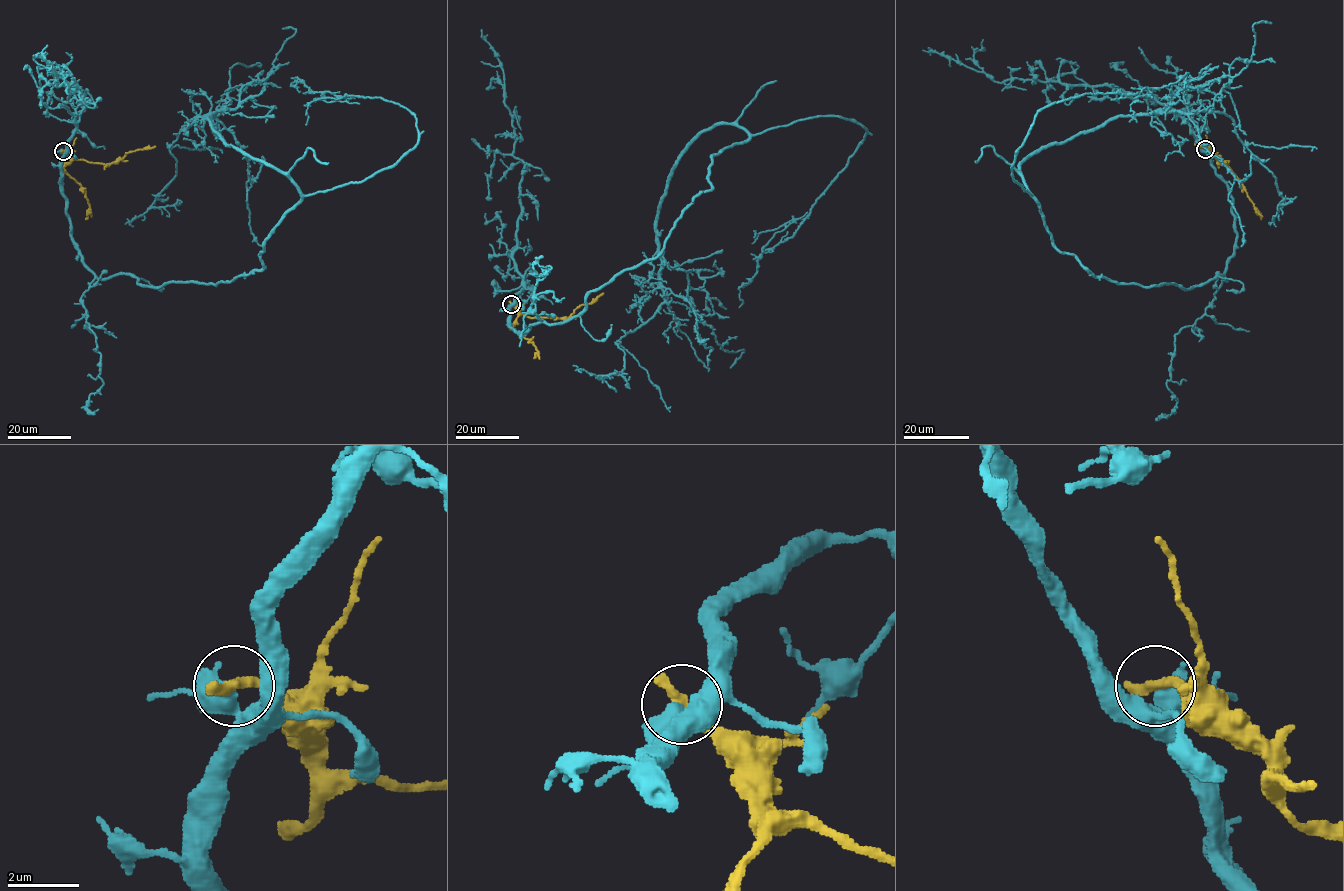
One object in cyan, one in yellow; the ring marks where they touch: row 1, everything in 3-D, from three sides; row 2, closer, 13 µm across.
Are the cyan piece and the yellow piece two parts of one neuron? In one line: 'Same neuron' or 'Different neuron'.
Different neuron

